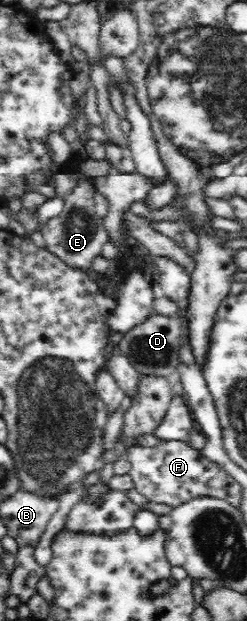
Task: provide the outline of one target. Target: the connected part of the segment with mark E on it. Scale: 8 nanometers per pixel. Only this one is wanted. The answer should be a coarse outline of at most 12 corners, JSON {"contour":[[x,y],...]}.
{"contour":[[89,177],[40,228],[45,249],[89,270],[108,239]]}

